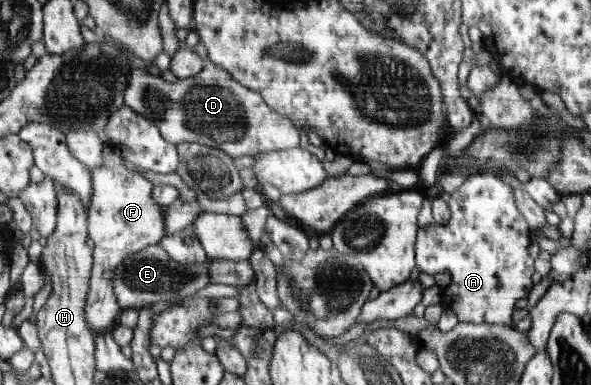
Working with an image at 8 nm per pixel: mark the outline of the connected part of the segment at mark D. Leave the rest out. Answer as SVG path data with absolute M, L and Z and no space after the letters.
M205 61L203 71L189 79L165 81L162 76L152 76L147 69L135 69L130 75L129 87L125 95L126 105L141 116L151 120L159 133L169 143L178 146L183 143L201 144L219 149L233 159L304 147L302 131L298 126L278 111L266 104L262 94L255 92L242 82L235 81L221 65Z

